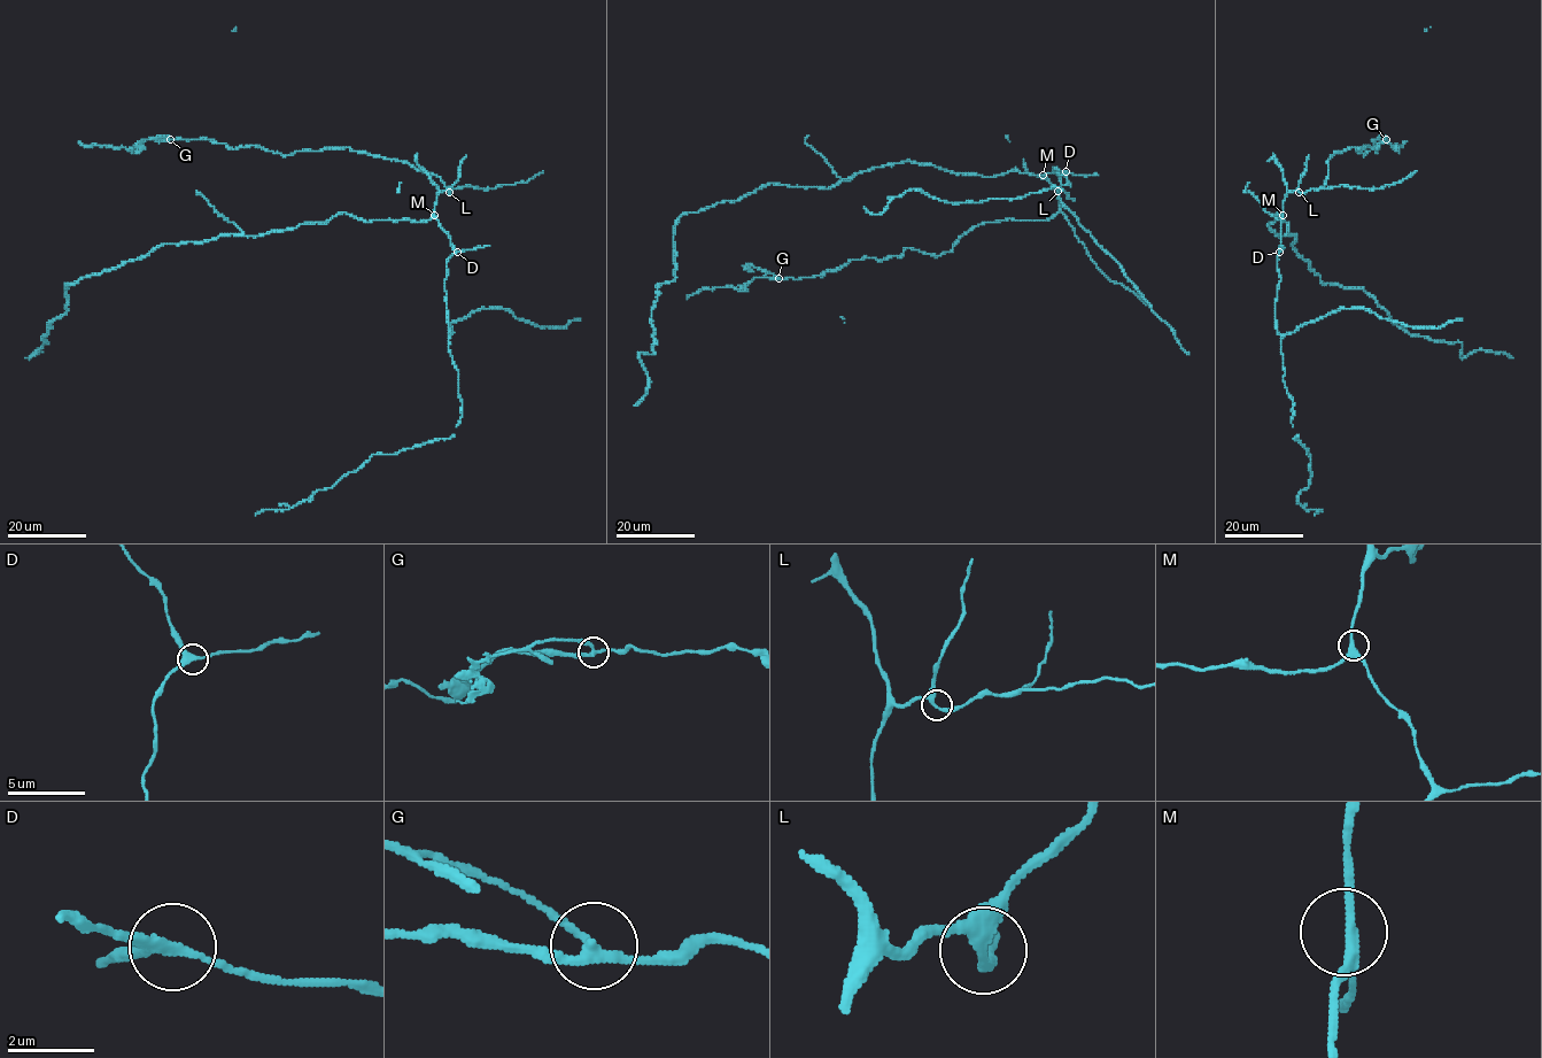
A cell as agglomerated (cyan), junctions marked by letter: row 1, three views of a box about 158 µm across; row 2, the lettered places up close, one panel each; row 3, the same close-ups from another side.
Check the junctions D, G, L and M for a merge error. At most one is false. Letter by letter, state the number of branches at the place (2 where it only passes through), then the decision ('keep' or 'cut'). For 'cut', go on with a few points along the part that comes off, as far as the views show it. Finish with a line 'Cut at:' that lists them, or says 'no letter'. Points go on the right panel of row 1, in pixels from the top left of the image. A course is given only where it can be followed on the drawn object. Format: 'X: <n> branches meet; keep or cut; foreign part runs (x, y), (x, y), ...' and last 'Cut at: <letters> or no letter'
D: 3 branches meet; keep
G: 3 branches meet; cut; foreign part runs (1386, 140), (1380, 137), (1373, 141), (1376, 152)
L: 3 branches meet; keep
M: 3 branches meet; keep
Cut at: G

